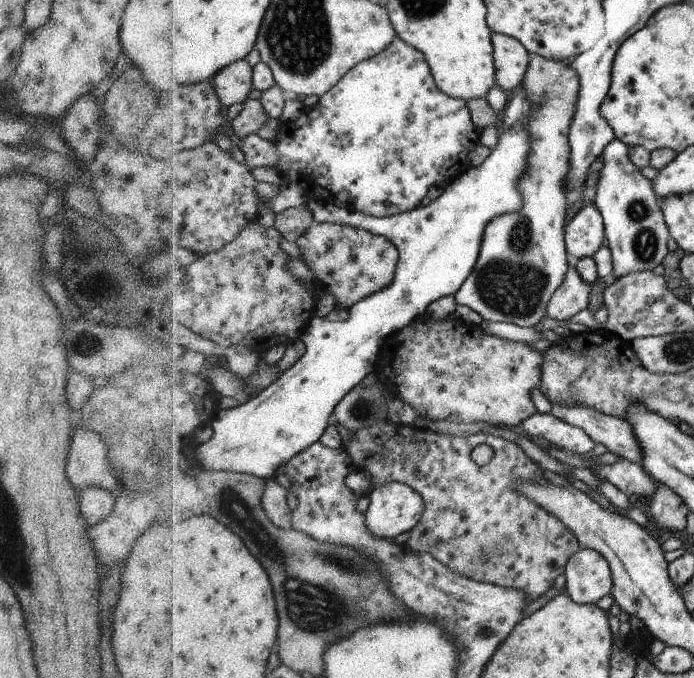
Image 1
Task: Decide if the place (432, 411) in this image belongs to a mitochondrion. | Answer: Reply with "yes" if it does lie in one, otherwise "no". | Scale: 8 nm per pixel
no

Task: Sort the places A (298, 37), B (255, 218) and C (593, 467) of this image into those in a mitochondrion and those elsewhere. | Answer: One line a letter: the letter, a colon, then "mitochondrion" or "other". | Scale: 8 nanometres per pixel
A: mitochondrion
B: other
C: other

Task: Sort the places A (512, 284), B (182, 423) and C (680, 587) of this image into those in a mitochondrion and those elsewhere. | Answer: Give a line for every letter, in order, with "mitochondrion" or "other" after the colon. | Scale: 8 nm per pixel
A: mitochondrion
B: other
C: other

